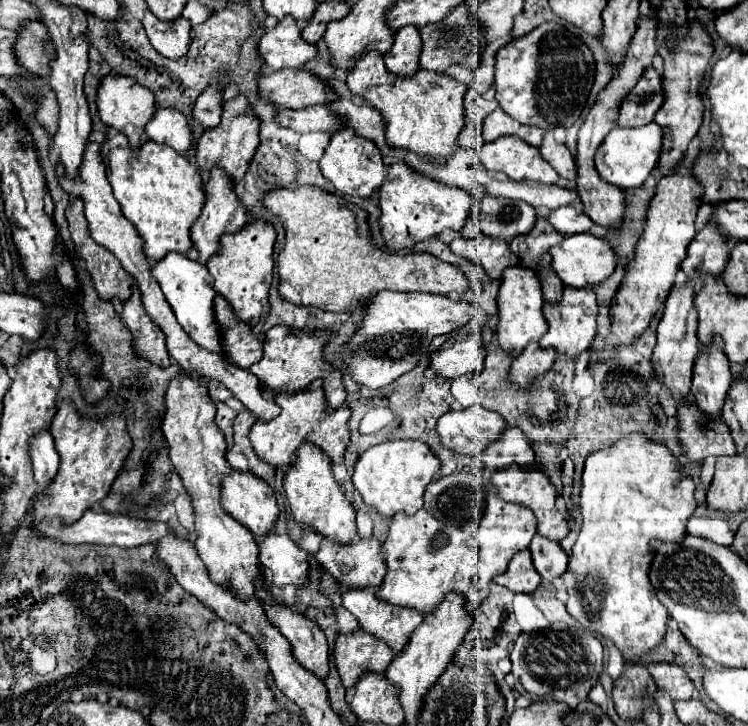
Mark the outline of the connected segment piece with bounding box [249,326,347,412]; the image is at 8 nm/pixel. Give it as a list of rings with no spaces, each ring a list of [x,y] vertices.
[[[283,326],[271,328],[263,342],[263,358],[249,368],[251,374],[259,378],[259,384],[263,390],[277,396],[279,392],[297,392],[309,386],[313,380],[323,380],[323,392],[325,392],[325,406],[329,412],[337,410],[345,402],[345,386],[341,382],[341,374],[333,370],[329,364],[321,358],[323,348],[323,334],[299,334],[299,330],[287,330]]]

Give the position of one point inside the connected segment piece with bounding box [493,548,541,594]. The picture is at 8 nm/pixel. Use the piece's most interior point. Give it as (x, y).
(520, 576)

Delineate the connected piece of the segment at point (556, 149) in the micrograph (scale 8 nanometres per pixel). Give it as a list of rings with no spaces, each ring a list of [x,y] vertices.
[[[547,132],[543,138],[543,144],[539,146],[541,156],[557,170],[561,180],[571,182],[575,178],[575,160],[565,144],[557,144],[553,136]]]

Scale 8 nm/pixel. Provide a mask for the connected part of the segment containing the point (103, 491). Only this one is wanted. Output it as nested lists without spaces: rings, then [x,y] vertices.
[[[61,402],[49,432],[55,438],[55,444],[59,448],[61,464],[49,488],[41,490],[33,498],[31,522],[39,524],[45,518],[47,520],[59,518],[61,526],[71,526],[83,516],[83,512],[93,508],[109,494],[109,488],[117,478],[125,456],[129,454],[131,438],[125,432],[125,420],[121,416],[109,416],[107,420],[101,422],[83,420],[77,416],[71,402]]]

